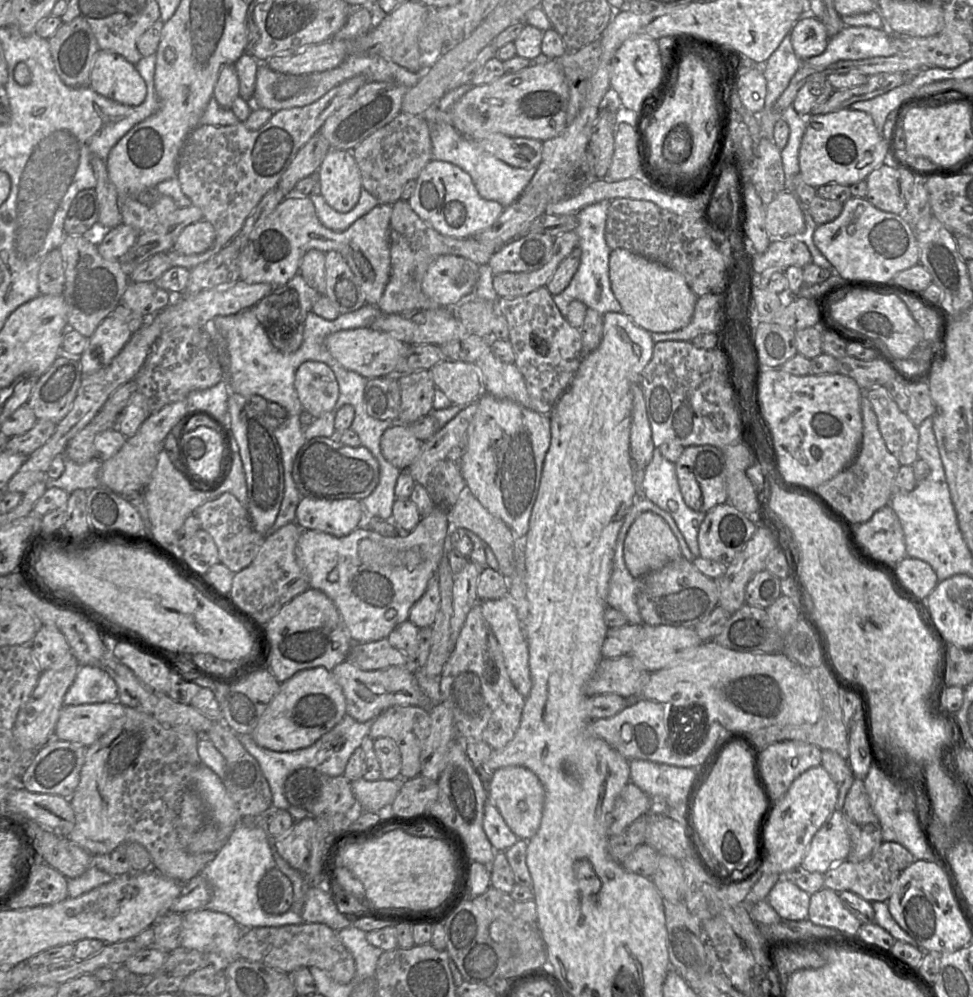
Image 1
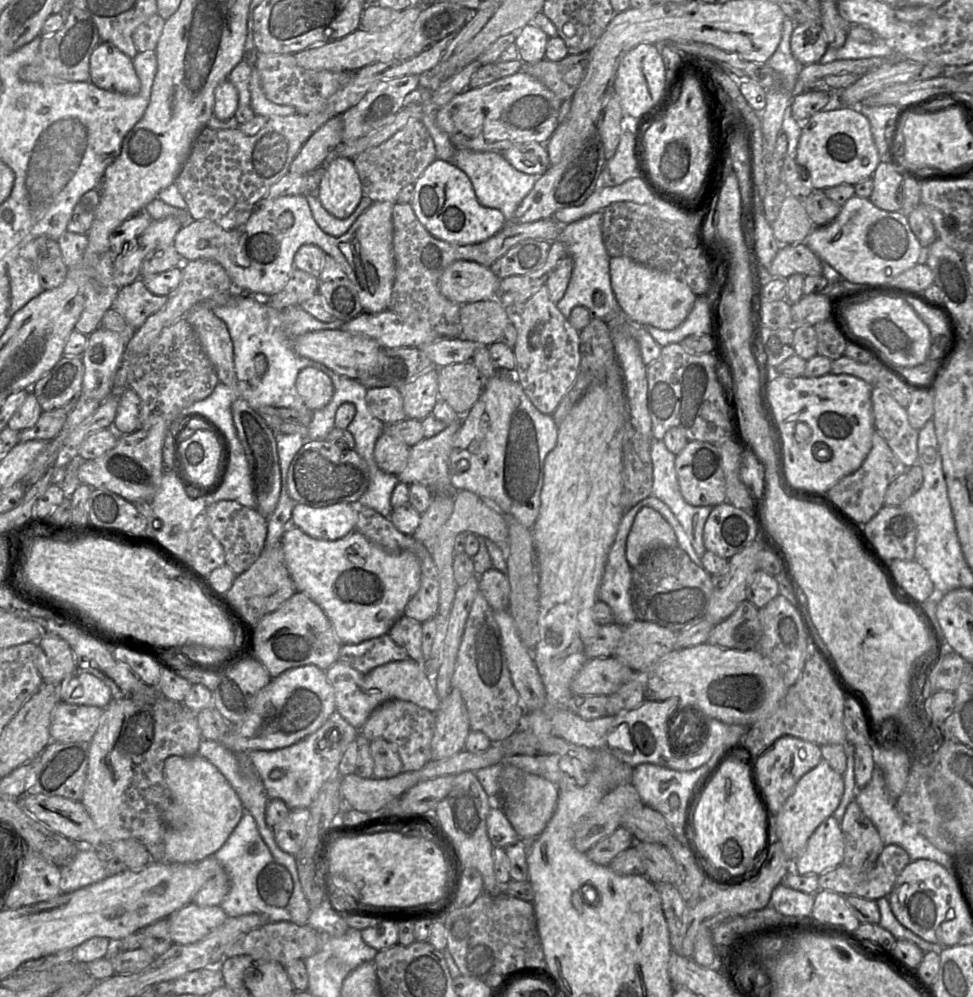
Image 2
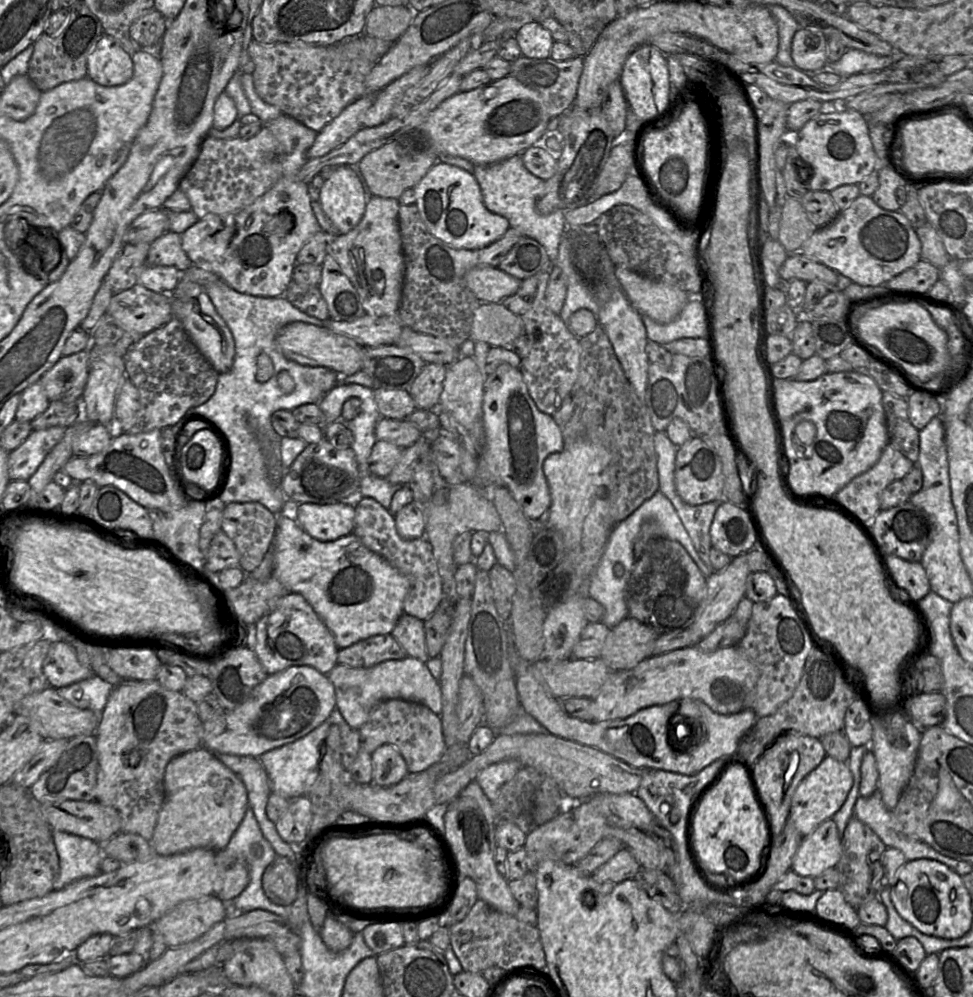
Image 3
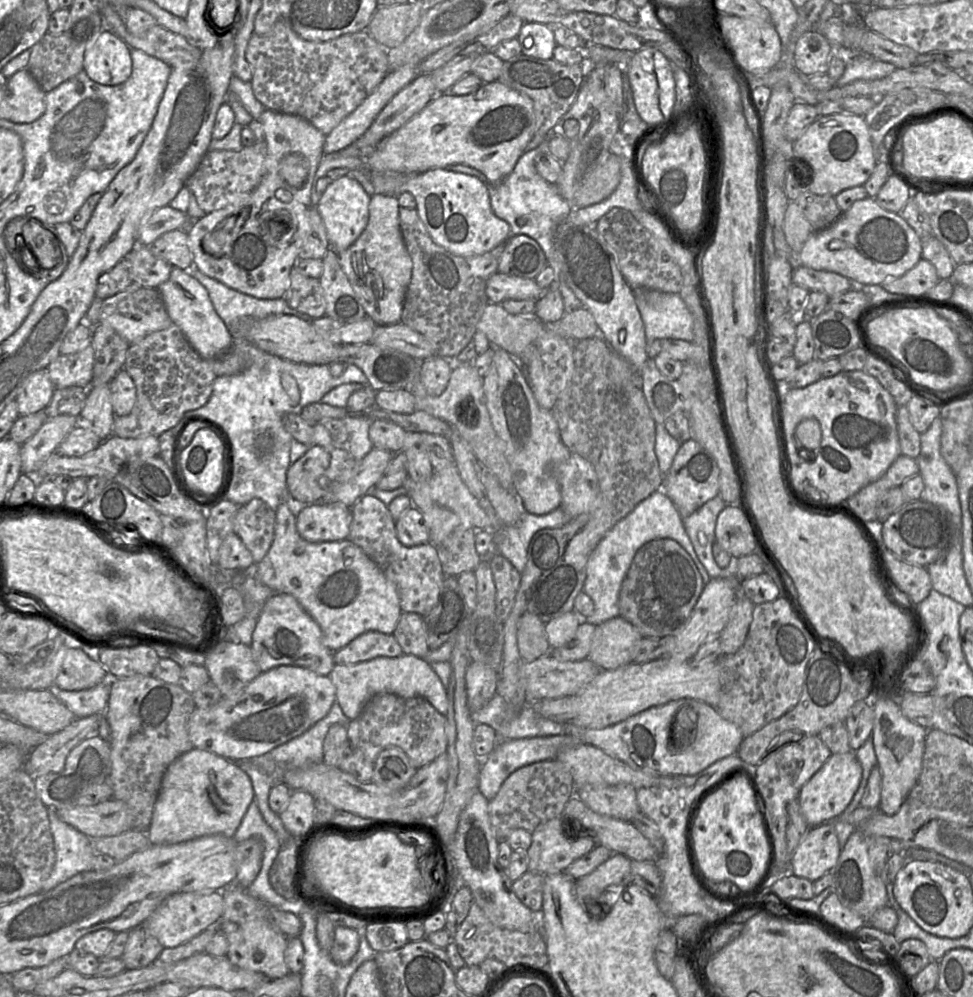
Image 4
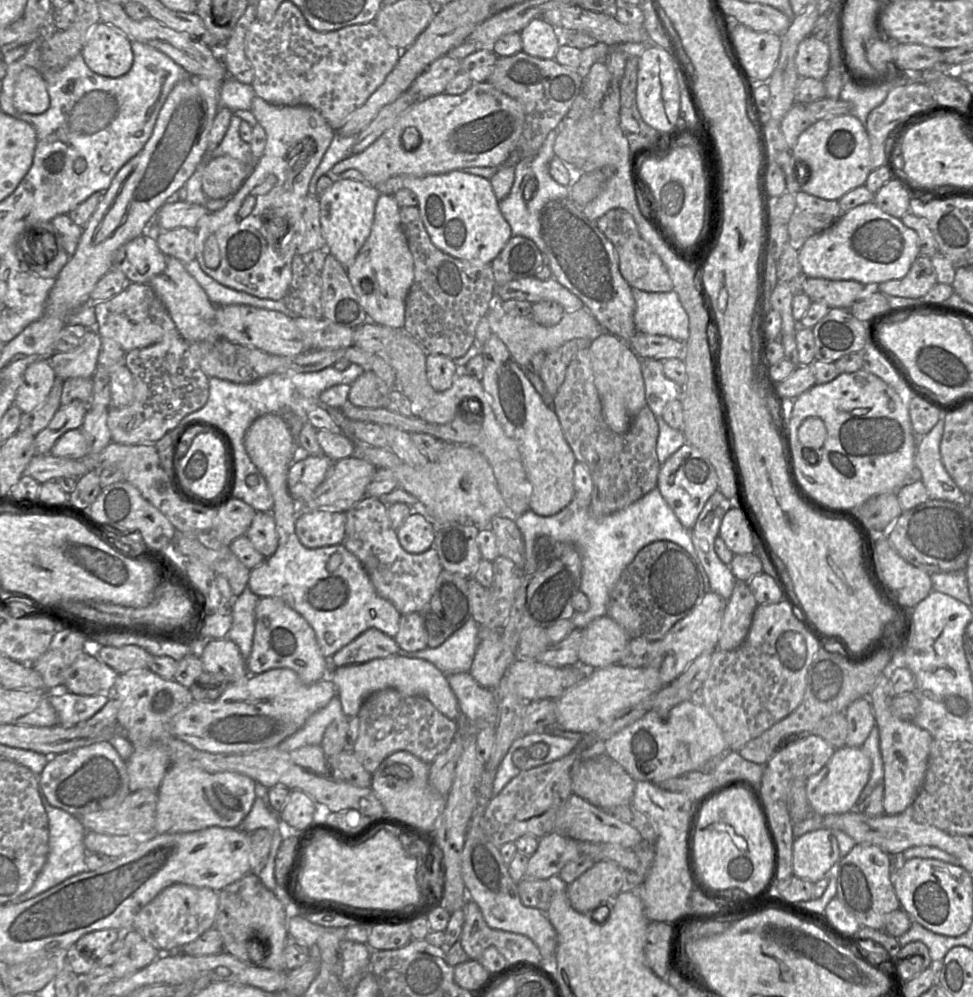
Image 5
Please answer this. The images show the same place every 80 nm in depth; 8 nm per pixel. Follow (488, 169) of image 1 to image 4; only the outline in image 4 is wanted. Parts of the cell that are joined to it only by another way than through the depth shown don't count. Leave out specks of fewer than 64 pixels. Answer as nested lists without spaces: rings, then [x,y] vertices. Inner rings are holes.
[[[548,138],[543,140],[536,148],[525,151],[518,159],[513,171],[502,181],[496,184],[489,184],[490,204],[494,214],[506,221],[510,226],[511,235],[526,235],[534,239],[543,250],[549,265],[555,271],[557,279],[557,258],[554,250],[554,237],[557,226],[571,212],[571,204],[562,198],[556,184],[543,179],[535,168],[535,159],[540,153],[548,151]]]

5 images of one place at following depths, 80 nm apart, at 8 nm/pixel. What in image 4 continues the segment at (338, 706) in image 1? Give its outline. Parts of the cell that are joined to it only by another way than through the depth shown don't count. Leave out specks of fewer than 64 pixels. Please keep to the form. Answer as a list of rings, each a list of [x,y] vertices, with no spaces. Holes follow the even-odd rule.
[[[278,666],[262,672],[235,695],[222,696],[216,705],[205,709],[196,708],[187,724],[188,735],[194,748],[231,761],[246,761],[305,733],[328,714],[335,701],[336,688],[329,676],[321,676],[302,667]]]

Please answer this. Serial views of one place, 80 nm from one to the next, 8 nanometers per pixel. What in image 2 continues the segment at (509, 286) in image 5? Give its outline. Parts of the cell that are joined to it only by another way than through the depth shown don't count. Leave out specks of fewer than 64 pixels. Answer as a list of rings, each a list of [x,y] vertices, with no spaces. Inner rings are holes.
[[[458,260],[444,270],[439,288],[447,299],[462,305],[496,298],[500,280],[489,267]]]

